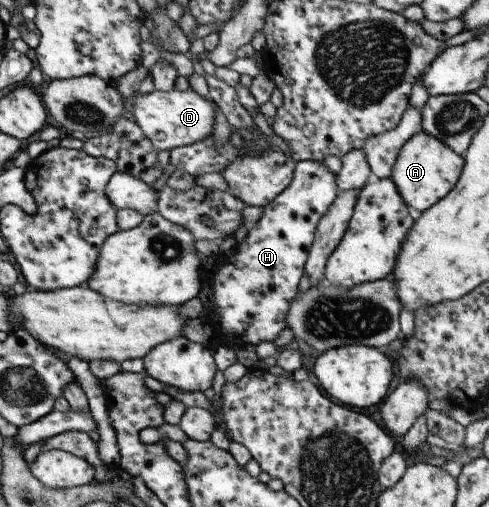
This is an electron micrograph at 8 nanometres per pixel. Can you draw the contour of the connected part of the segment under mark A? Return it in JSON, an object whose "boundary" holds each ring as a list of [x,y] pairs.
{"boundary":[[[421,132],[412,135],[400,147],[389,178],[396,187],[396,193],[400,195],[402,203],[415,215],[424,212],[452,190],[462,172],[462,165],[462,156],[456,155],[438,139]]]}

